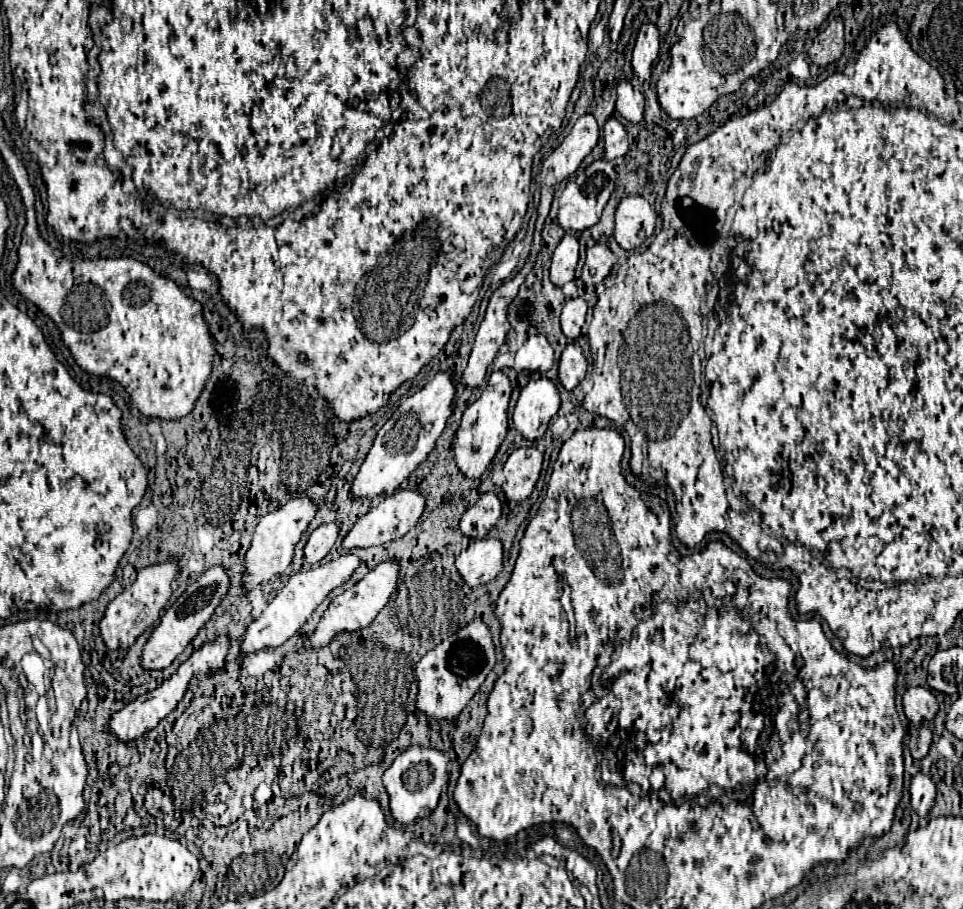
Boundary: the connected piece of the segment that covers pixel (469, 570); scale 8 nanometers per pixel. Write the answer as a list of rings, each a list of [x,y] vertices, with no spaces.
[[[476,539],[456,559],[456,569],[470,587],[492,581],[502,571],[502,543],[498,539]]]

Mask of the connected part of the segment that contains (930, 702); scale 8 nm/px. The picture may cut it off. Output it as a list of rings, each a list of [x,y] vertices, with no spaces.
[[[910,687],[902,697],[902,705],[904,705],[904,713],[906,713],[908,721],[914,725],[932,721],[938,711],[936,697],[926,687]]]

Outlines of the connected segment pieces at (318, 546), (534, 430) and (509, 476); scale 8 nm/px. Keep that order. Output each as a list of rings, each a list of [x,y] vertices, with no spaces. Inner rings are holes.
[[[324,523],[318,529],[314,529],[304,547],[304,559],[308,563],[318,563],[320,559],[324,559],[328,555],[328,551],[334,547],[338,533],[340,533],[338,523]]]
[[[540,377],[536,381],[530,381],[520,391],[512,421],[518,433],[534,441],[546,433],[548,423],[558,413],[558,409],[560,409],[558,387],[548,377]]]
[[[520,447],[508,457],[502,489],[510,501],[524,501],[532,495],[542,471],[542,459],[544,457],[536,447]]]

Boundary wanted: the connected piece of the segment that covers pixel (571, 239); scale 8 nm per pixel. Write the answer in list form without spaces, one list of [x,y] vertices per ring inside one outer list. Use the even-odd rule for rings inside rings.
[[[566,233],[552,255],[552,265],[550,265],[552,283],[562,287],[564,283],[572,281],[576,263],[578,263],[578,239],[572,233]]]

